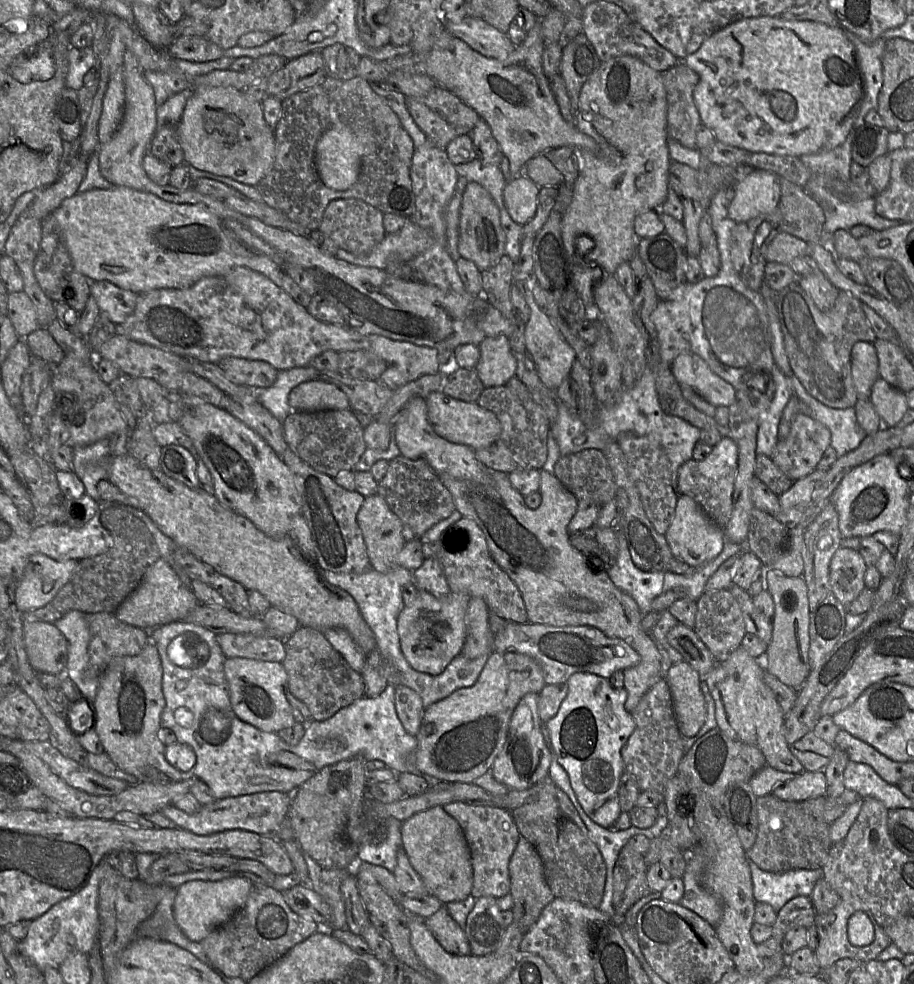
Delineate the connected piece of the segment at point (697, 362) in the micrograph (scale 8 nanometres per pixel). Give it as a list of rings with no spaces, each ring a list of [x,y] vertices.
[[[694,353],[678,355],[671,364],[671,370],[679,384],[693,387],[703,398],[715,407],[734,403],[734,387],[714,373],[706,361]]]

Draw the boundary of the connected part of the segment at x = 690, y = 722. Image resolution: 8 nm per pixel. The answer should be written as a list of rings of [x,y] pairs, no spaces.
[[[683,661],[674,663],[667,674],[673,708],[680,733],[685,738],[694,737],[706,720],[707,707],[702,693],[699,673]]]

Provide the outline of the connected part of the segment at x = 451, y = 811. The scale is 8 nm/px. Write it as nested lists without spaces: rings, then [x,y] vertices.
[[[464,802],[445,804],[443,809],[459,823],[470,849],[473,869],[471,896],[476,899],[485,896],[500,899],[510,893],[509,862],[520,837],[511,812],[500,806]]]

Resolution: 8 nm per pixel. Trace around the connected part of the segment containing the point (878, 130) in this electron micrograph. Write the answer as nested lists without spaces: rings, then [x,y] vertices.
[[[865,123],[859,127],[852,142],[852,160],[866,168],[874,159],[889,152],[889,133],[884,126]]]

